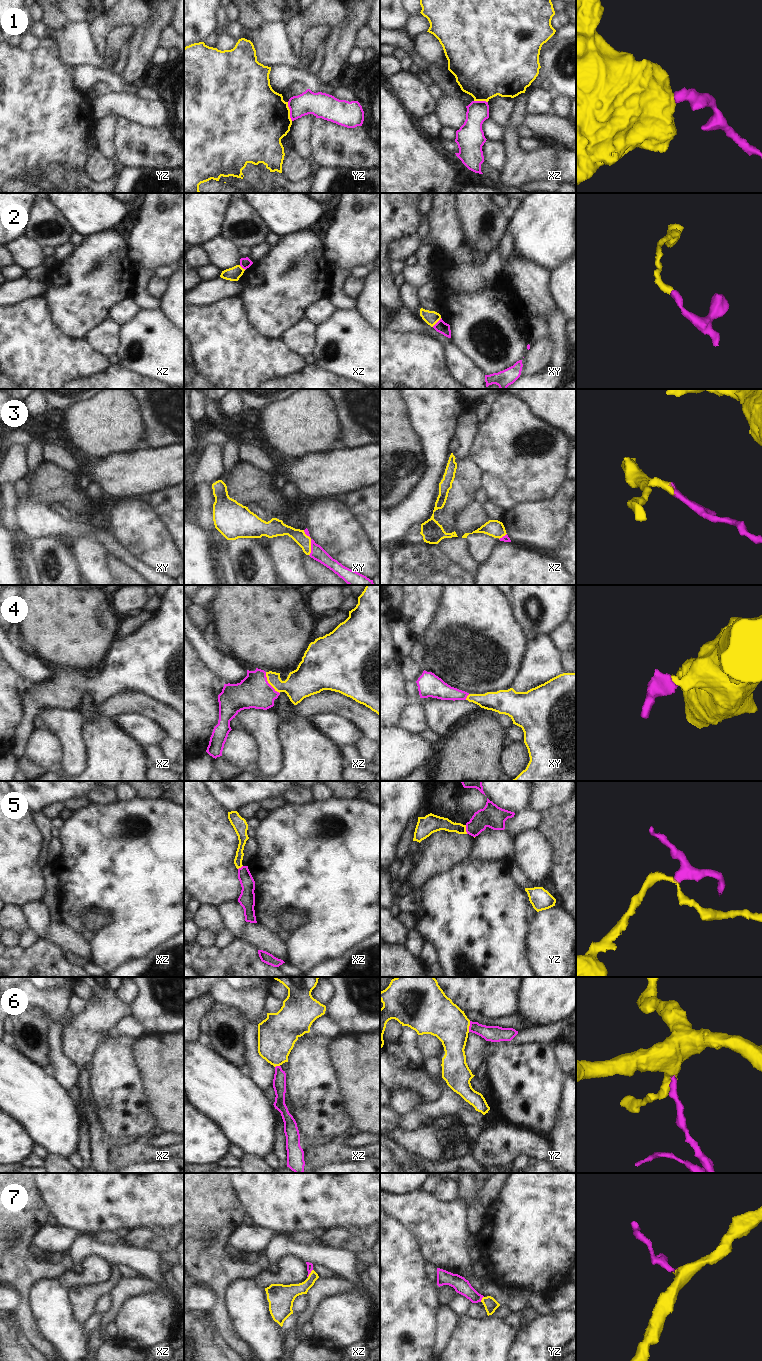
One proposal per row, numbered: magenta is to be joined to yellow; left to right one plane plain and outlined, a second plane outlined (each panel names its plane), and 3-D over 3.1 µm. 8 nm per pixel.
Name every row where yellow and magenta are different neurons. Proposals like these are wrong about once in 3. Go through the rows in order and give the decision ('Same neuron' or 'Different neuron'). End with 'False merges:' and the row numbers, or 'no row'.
1: Different neuron
2: Different neuron
3: Same neuron
4: Same neuron
5: Different neuron
6: Same neuron
7: Same neuron
False merges: 1, 2, 5

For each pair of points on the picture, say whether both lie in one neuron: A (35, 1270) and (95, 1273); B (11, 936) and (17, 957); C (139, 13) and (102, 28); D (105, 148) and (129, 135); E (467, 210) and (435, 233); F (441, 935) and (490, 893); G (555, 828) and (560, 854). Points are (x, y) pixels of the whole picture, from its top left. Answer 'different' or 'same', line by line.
A: different
B: different
C: same
D: different
E: different
F: same
G: same

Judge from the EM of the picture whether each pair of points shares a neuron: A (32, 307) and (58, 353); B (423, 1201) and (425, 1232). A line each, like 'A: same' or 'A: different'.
A: same
B: same

